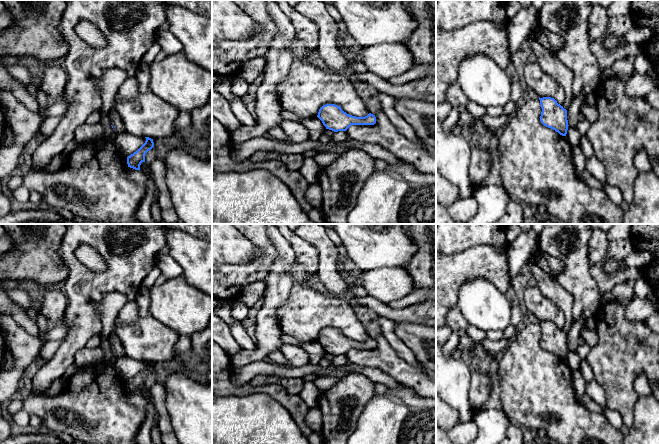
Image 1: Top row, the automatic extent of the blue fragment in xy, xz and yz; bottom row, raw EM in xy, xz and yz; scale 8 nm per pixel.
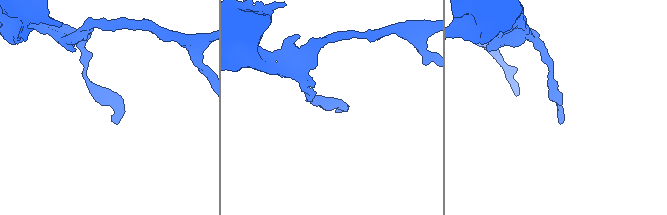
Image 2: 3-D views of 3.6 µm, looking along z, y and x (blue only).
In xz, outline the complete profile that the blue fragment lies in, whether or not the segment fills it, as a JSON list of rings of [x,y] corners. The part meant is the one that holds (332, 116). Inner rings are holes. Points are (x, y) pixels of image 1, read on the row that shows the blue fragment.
[[[335,104],[323,105],[317,117],[326,129],[334,132],[346,131],[351,125],[374,125],[376,123],[376,117],[371,113],[365,117],[356,117],[347,114]]]

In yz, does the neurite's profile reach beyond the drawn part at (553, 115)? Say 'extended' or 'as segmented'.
as segmented

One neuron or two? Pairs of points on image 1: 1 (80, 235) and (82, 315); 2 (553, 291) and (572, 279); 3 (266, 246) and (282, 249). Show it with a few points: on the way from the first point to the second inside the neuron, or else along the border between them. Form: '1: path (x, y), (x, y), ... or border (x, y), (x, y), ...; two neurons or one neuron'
1: path (70, 255), (70, 259), (83, 283), (83, 295); one neuron
2: border (555, 278), (571, 295), (573, 299), (572, 306); two neurons
3: border (267, 234), (276, 249), (276, 259), (269, 271); two neurons

